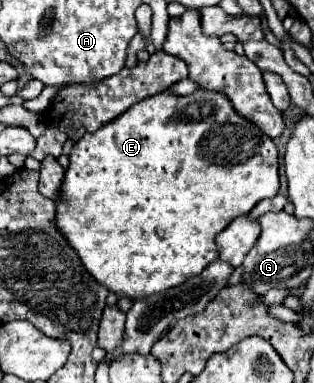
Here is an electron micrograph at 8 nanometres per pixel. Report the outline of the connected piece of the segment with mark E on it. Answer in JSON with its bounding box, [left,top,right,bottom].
[57,90,279,300]

